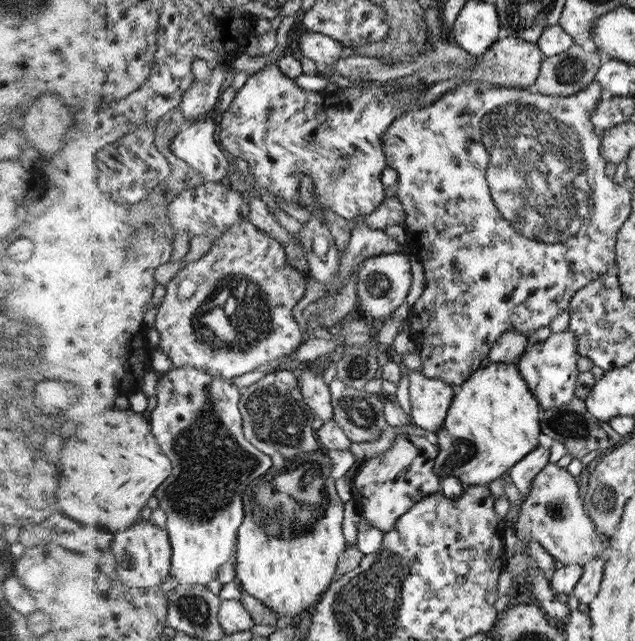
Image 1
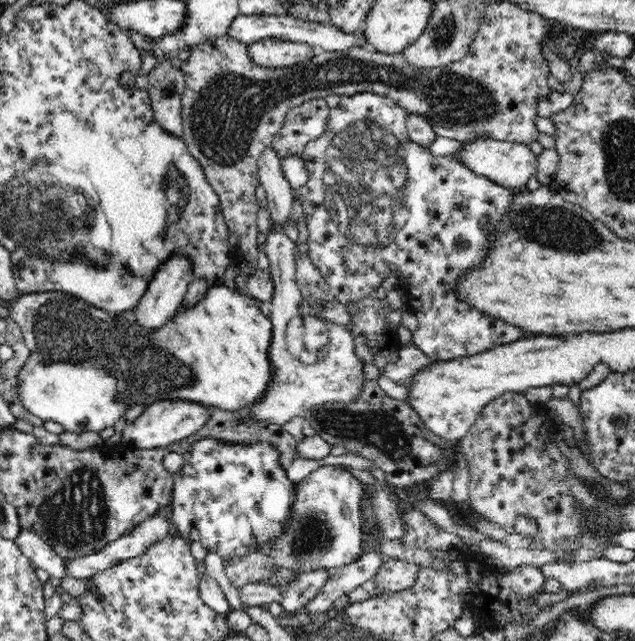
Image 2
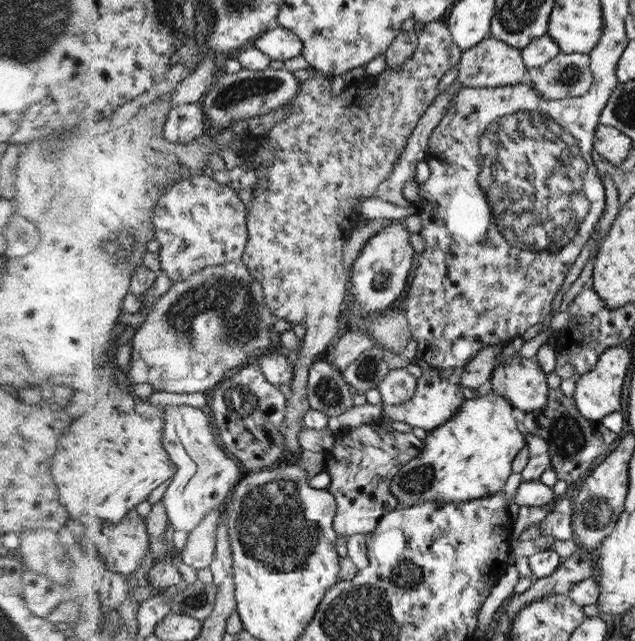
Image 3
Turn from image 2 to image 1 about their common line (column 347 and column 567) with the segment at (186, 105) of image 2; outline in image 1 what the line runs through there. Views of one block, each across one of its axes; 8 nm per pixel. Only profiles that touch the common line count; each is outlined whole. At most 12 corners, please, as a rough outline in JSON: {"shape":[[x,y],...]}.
{"shape":[[573,45],[545,57],[528,89],[576,94],[597,78],[604,59]]}

